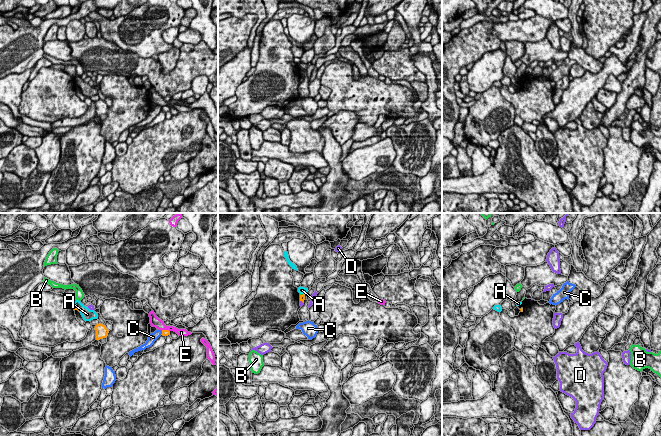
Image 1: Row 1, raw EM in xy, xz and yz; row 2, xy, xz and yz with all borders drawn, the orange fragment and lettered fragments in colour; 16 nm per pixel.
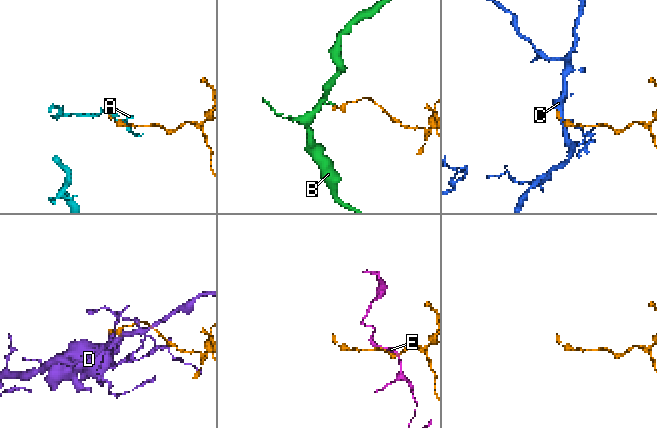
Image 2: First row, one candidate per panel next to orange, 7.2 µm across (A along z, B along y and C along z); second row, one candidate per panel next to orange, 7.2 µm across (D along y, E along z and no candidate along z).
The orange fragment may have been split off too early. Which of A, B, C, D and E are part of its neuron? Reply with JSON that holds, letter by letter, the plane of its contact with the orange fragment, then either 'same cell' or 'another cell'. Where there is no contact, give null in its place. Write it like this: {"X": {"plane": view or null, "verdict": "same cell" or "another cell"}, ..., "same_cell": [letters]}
{"A": {"plane": "xy", "verdict": "another cell"}, "B": {"plane": "xz", "verdict": "another cell"}, "C": {"plane": "xy", "verdict": "another cell"}, "D": {"plane": "xz", "verdict": "another cell"}, "E": {"plane": "xy", "verdict": "another cell"}, "same_cell": []}

